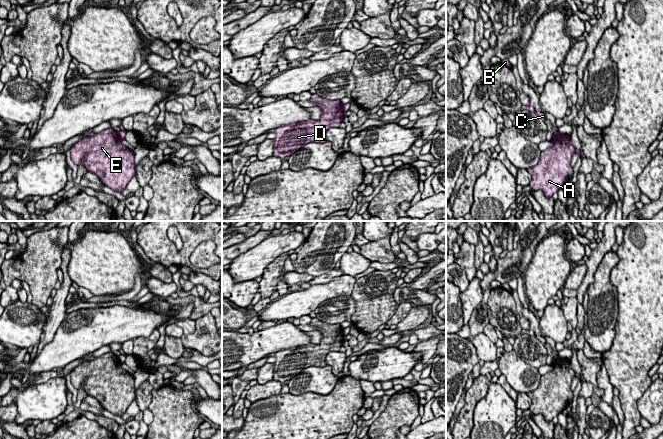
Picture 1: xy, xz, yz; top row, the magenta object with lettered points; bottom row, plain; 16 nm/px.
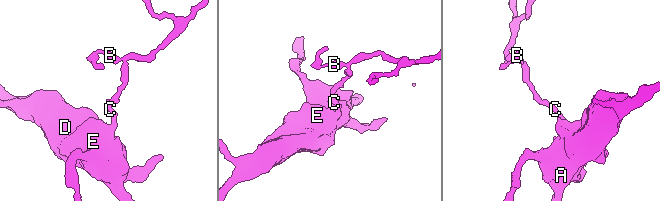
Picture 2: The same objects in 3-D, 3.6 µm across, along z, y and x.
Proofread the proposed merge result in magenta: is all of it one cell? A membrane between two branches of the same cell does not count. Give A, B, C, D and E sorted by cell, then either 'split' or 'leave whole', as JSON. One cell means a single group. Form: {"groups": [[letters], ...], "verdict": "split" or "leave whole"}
{"groups": [["A", "D", "E"], ["B", "C"]], "verdict": "split"}

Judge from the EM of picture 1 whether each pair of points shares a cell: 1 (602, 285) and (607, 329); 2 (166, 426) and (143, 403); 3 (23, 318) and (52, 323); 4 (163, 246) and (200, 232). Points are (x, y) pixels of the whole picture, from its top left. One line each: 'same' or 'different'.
1: same
2: different
3: different
4: same

